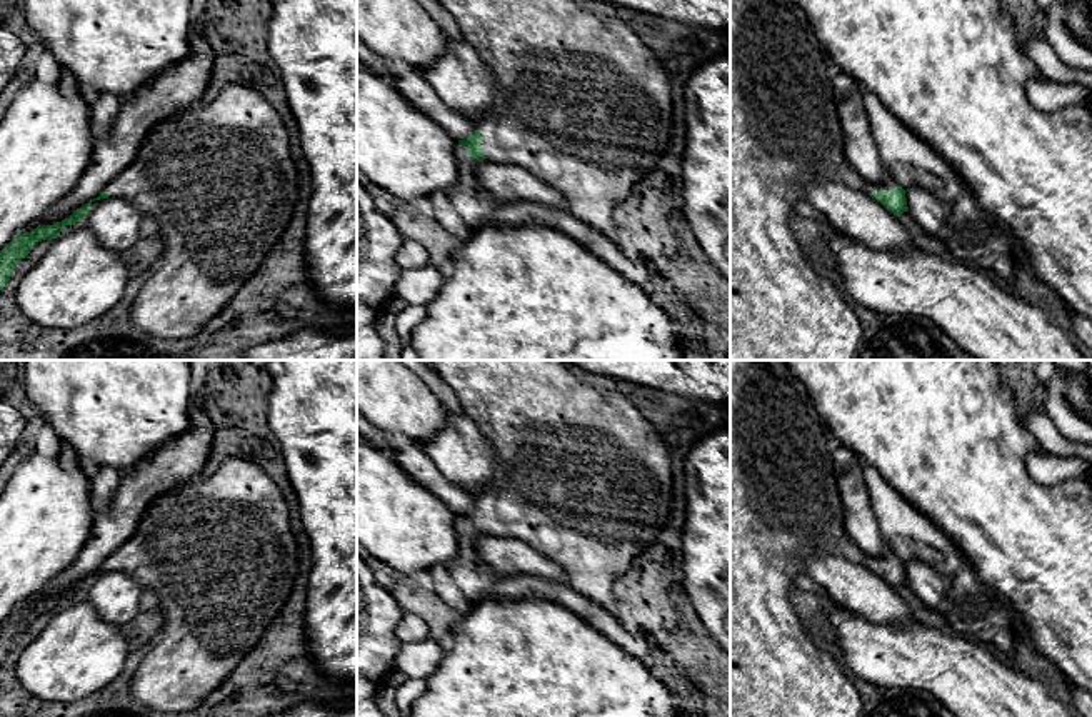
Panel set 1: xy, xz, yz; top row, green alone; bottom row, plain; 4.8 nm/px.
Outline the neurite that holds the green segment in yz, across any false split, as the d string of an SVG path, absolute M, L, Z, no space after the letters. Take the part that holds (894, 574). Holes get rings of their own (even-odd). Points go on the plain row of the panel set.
M730 360L730 717L860 717L862 714L860 690L852 684L839 662L817 647L792 605L794 577L804 574L805 557L844 557L869 567L897 590L907 585L905 564L895 554L887 552L884 557L869 557L847 535L835 467L832 454L827 450L827 434L824 422L809 412L795 389L762 360Z

